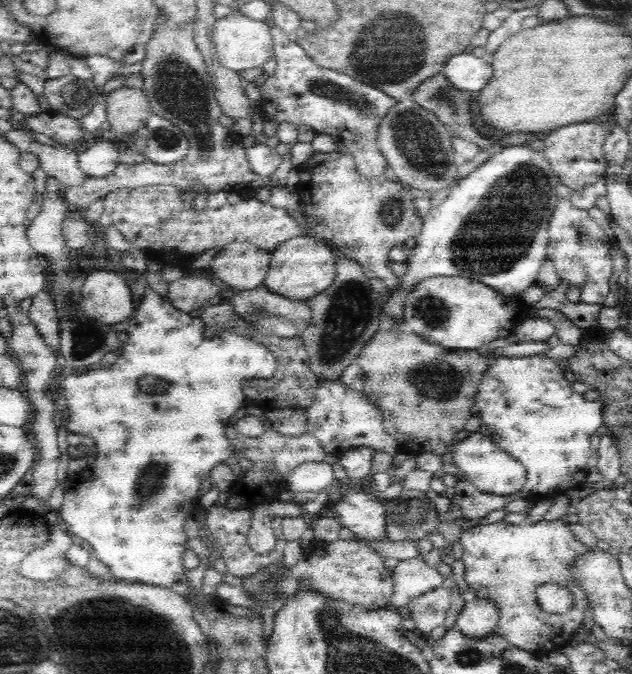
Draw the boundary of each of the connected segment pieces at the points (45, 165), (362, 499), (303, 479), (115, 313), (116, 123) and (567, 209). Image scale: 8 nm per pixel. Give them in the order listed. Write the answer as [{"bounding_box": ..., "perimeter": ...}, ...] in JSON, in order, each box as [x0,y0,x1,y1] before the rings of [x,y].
[{"bounding_box":[4,127,87,186],"perimeter":[[[16,127],[4,135],[6,140],[19,148],[19,151],[29,152],[37,158],[38,165],[47,178],[53,178],[62,185],[78,186],[84,182],[85,176],[78,164],[80,153],[87,145],[68,148],[61,145],[46,145],[34,141],[33,136]]]},{"bounding_box":[329,491,386,541],"perimeter":[[[370,491],[346,492],[329,514],[337,519],[341,528],[358,539],[379,541],[386,538],[385,505],[382,505],[381,497]]]},{"bounding_box":[288,461,337,494],"perimeter":[[[324,461],[305,462],[288,478],[288,489],[295,493],[314,492],[316,494],[326,490],[328,486],[337,482],[332,465]]]},{"bounding_box":[77,270,134,325],"perimeter":[[[95,270],[83,279],[77,294],[81,311],[102,324],[113,325],[133,316],[134,301],[126,280],[108,270]]]},{"bounding_box":[108,87,152,135],"perimeter":[[[123,87],[108,94],[111,135],[136,135],[152,114],[151,103],[143,90]]]},{"bounding_box":[545,197,614,306],"perimeter":[[[569,197],[560,198],[549,220],[545,260],[547,259],[552,263],[557,278],[570,282],[571,288],[575,288],[577,284],[583,286],[581,302],[595,304],[596,306],[605,306],[604,302],[606,302],[610,290],[610,278],[612,278],[614,272],[612,257],[610,255],[612,251],[611,244],[604,228],[598,224],[598,221],[594,221],[590,217],[588,210],[574,208]]]}]

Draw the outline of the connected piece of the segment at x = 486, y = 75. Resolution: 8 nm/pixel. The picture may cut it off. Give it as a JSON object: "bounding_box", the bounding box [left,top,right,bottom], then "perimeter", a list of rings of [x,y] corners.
{"bounding_box":[442,54,493,92],"perimeter":[[[458,54],[449,60],[442,72],[451,84],[465,92],[481,92],[493,77],[492,64],[473,54]]]}

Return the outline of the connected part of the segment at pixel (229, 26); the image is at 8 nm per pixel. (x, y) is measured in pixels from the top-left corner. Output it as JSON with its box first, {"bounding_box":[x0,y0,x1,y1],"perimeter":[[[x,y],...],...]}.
{"bounding_box":[213,10,276,74],"perimeter":[[[239,10],[215,22],[213,43],[217,62],[223,68],[238,74],[250,69],[262,69],[269,60],[276,57],[276,49],[273,48],[273,38],[268,22],[248,18]]]}

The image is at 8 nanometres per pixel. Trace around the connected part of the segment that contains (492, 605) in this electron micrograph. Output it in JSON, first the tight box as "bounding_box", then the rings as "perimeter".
{"bounding_box":[455,597,499,637],"perimeter":[[[477,597],[471,602],[466,602],[455,625],[470,637],[483,637],[493,632],[499,617],[498,605],[494,600]]]}

